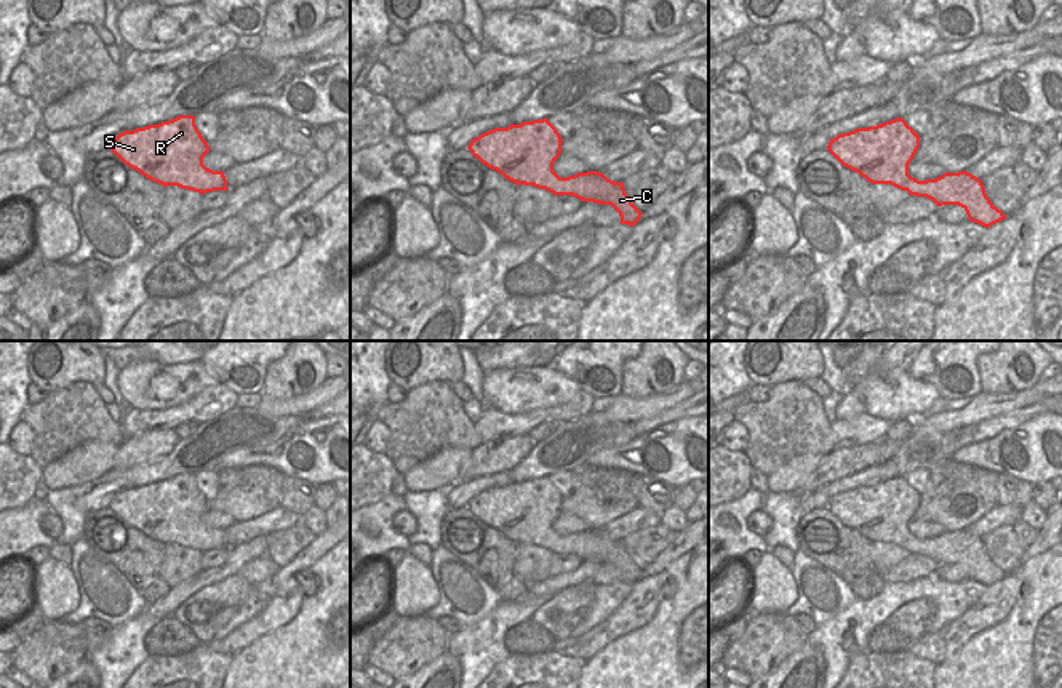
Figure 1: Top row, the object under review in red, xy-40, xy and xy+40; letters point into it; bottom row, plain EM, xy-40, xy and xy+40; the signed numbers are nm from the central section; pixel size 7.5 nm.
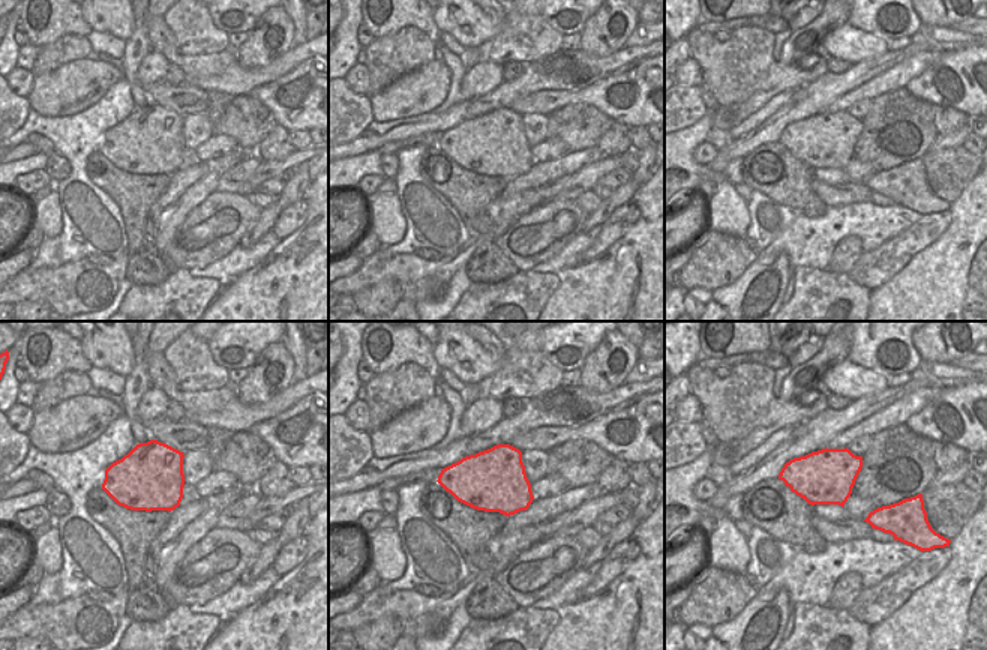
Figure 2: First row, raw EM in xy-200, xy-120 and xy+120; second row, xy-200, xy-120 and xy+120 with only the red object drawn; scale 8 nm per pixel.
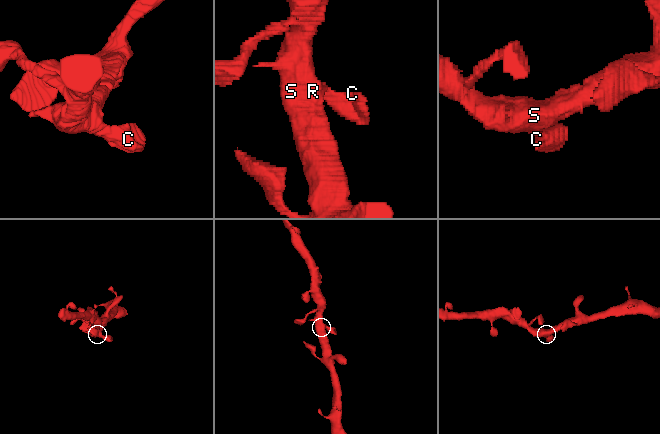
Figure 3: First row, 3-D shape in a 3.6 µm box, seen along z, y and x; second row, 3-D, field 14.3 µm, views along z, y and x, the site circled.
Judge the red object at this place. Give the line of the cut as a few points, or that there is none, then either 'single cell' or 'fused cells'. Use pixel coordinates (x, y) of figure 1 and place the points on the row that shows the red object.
no cut; single cell

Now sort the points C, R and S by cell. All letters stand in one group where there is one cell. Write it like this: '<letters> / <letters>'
C R S

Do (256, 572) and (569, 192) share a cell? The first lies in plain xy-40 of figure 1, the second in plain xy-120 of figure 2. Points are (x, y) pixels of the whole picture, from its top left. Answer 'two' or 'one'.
two

